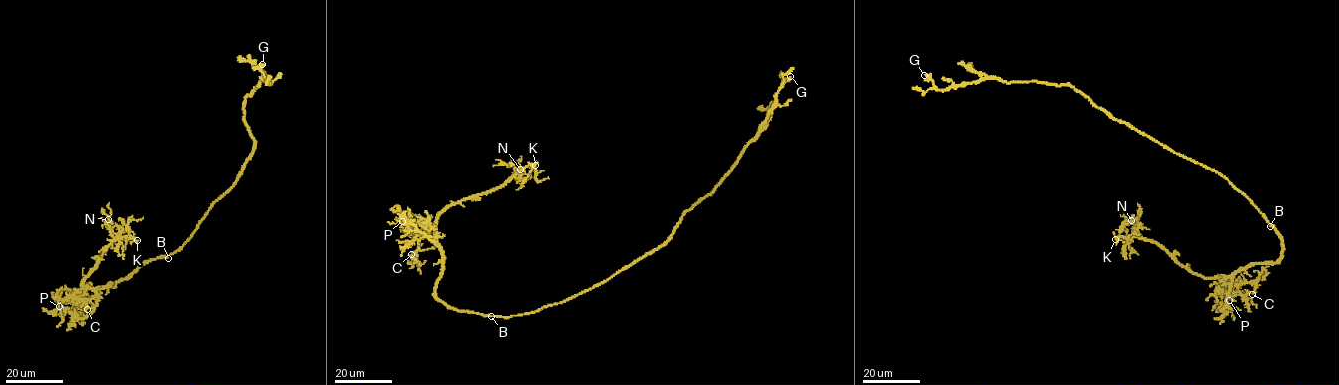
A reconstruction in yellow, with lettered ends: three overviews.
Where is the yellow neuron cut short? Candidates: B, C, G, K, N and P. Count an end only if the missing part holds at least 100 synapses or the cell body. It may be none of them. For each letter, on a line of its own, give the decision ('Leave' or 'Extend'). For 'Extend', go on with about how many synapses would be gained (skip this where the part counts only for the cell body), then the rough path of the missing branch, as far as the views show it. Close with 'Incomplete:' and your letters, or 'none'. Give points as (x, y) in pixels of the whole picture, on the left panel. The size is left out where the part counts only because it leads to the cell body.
B: Extend. Course of what is missing: (168, 258), (182, 269), (183, 293), (189, 303)
C: Leave
G: Leave
K: Leave
N: Leave
P: Leave
Incomplete: B

